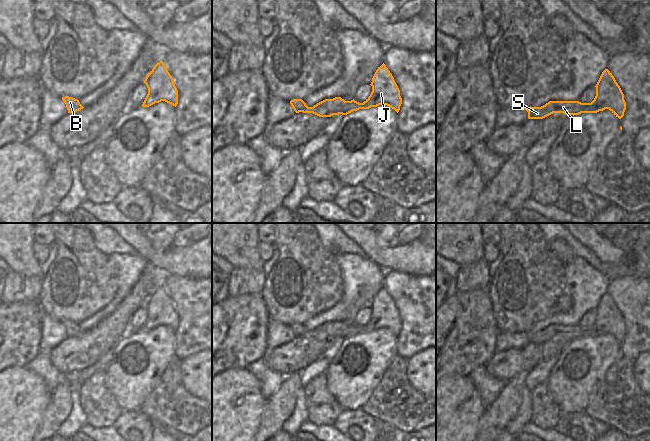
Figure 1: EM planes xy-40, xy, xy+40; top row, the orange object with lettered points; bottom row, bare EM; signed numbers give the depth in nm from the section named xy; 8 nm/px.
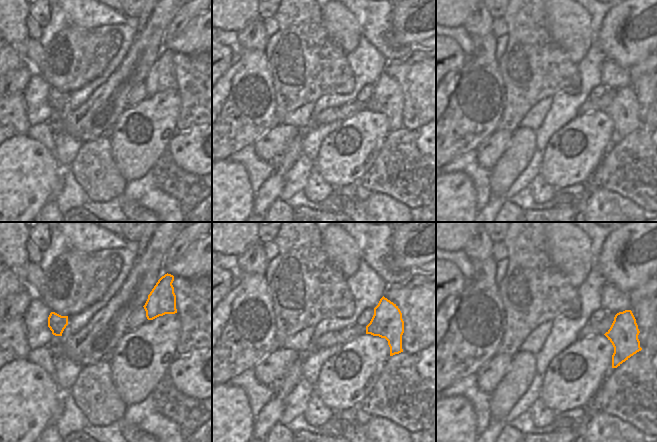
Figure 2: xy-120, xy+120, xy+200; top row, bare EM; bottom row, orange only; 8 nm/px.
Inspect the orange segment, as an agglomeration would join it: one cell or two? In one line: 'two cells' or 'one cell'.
one cell

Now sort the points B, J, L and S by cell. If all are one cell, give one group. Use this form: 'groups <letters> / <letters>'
groups B J L S

